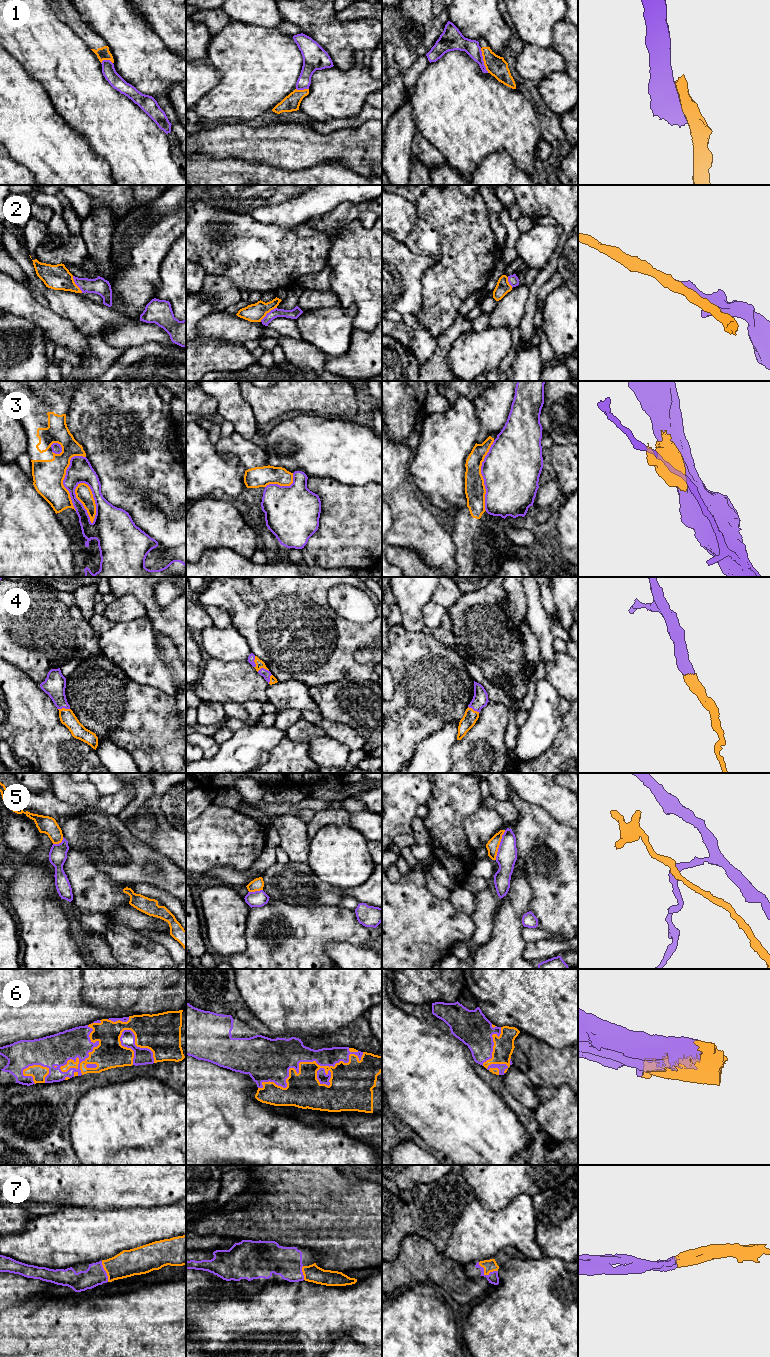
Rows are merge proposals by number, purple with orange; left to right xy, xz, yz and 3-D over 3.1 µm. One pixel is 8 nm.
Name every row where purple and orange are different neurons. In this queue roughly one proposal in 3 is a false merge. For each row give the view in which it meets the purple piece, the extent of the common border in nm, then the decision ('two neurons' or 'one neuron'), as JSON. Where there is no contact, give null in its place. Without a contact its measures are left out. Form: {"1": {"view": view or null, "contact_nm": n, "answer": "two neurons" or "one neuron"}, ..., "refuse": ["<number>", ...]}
{"1": {"view": "yz", "contact_nm": 220, "answer": "two neurons"}, "2": {"view": "xz", "contact_nm": 180, "answer": "two neurons"}, "3": {"view": "xy", "contact_nm": 340, "answer": "two neurons"}, "4": {"view": "xz", "contact_nm": 100, "answer": "one neuron"}, "5": {"view": "yz", "contact_nm": 260, "answer": "two neurons"}, "6": {"view": "xz", "contact_nm": 900, "answer": "one neuron"}, "7": {"view": "yz", "contact_nm": 180, "answer": "one neuron"}, "refuse": ["1", "2", "3", "5"]}

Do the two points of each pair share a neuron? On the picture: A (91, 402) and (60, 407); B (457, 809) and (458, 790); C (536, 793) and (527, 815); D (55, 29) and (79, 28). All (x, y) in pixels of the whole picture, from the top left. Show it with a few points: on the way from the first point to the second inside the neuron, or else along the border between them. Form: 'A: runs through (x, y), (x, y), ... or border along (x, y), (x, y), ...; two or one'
A: border along (74, 391), (66, 415), (66, 426), (69, 430); two
B: runs through (457, 804), (457, 795); one
C: border along (513, 789), (523, 799), (541, 806), (552, 816); two
D: border along (54, 12), (87, 45); two

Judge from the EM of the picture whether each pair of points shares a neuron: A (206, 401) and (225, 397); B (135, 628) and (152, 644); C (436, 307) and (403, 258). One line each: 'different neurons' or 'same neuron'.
A: different neurons
B: same neuron
C: different neurons

